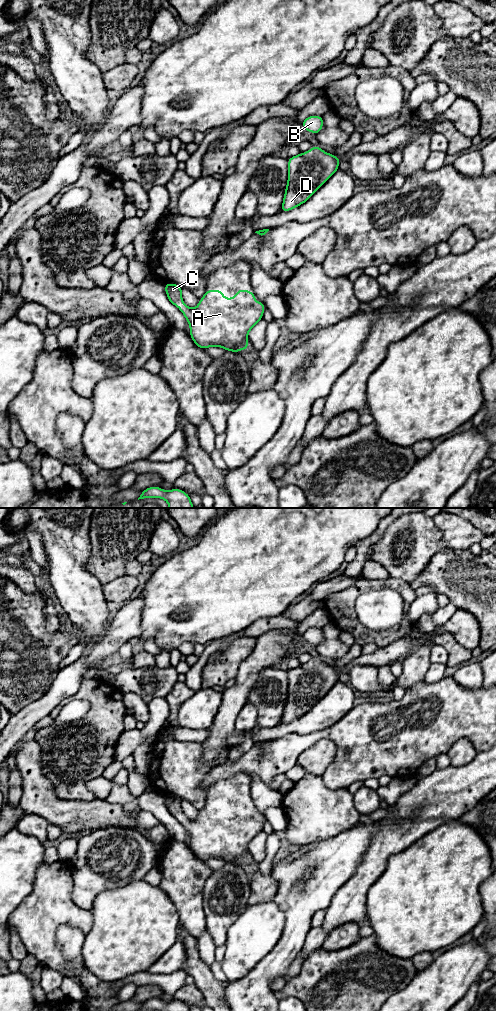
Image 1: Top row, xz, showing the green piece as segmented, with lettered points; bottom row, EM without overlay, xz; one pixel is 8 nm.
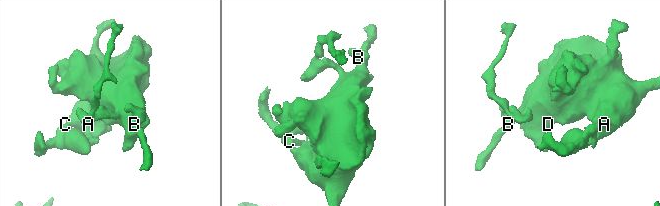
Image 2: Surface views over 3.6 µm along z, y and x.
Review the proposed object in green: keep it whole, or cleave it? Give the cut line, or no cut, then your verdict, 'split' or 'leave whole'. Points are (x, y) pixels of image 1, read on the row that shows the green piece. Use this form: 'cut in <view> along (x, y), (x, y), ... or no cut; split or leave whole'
no cut; leave whole

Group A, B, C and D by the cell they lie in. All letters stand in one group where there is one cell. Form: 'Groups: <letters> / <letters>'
Groups: A B C D

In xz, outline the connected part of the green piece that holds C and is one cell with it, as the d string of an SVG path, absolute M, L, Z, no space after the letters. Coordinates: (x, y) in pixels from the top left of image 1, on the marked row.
M165 283L165 292L170 303L184 314L190 326L191 339L201 349L211 346L232 352L248 349L248 332L262 319L265 309L263 302L256 302L255 295L249 290L237 290L235 298L224 298L222 290L206 290L196 308L183 303L182 288L179 285Z

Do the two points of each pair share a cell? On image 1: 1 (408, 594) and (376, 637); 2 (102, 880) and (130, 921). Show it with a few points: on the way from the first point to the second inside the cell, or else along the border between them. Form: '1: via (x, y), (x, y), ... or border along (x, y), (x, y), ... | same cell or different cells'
1: via (382, 584), (364, 585), (349, 600), (350, 620) | same cell
2: border along (131, 883), (102, 891), (95, 898), (92, 906) | different cells

